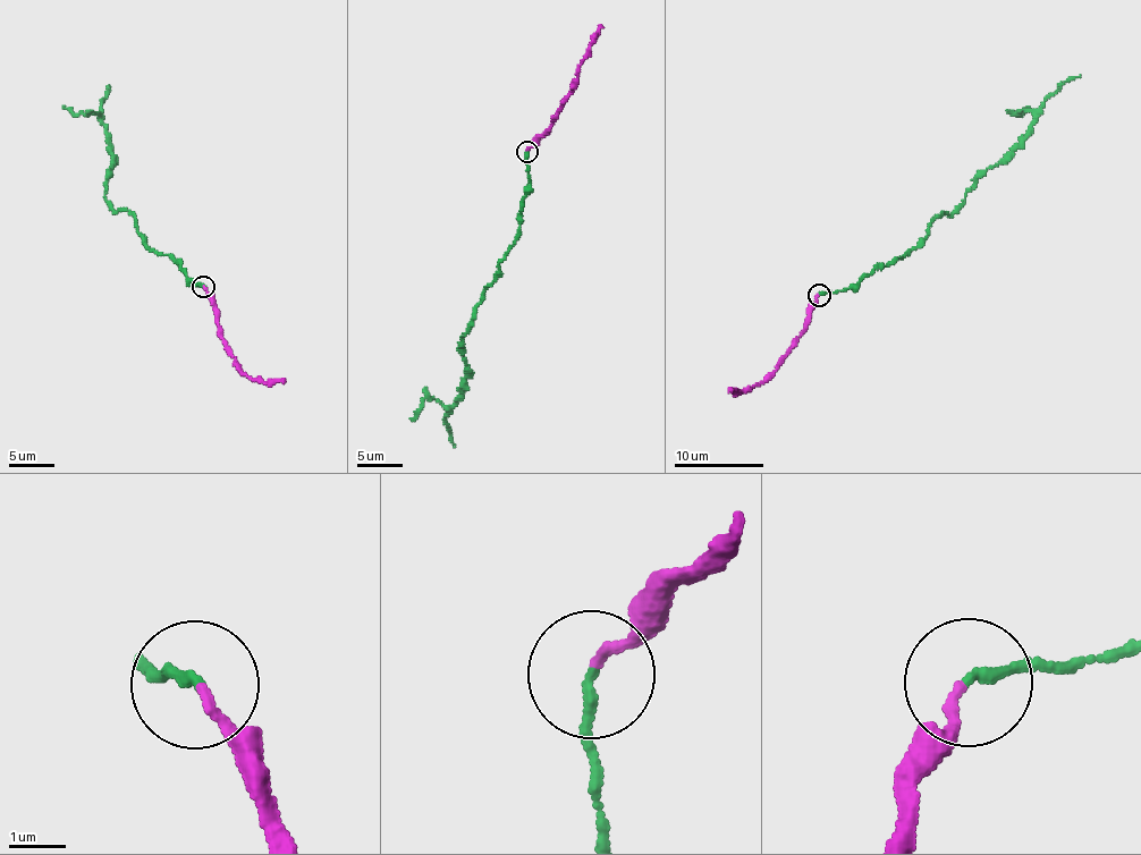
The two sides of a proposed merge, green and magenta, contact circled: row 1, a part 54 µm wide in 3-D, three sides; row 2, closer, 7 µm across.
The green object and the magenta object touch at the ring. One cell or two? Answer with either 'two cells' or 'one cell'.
one cell

